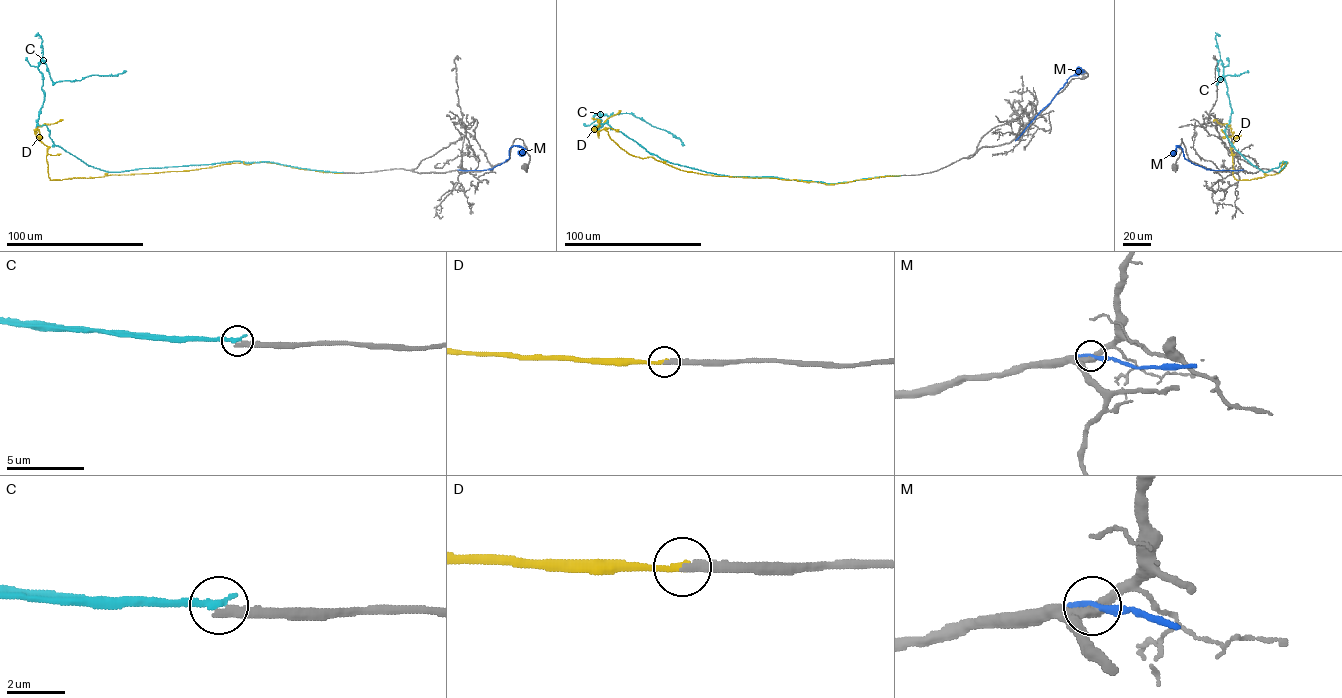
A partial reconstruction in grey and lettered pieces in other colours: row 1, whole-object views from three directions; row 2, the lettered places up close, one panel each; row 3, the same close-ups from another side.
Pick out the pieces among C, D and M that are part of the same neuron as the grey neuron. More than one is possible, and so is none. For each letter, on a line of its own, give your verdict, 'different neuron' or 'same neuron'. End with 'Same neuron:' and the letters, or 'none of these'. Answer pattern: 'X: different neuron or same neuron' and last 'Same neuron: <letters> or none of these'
C: different neuron
D: same neuron
M: different neuron
Same neuron: D

